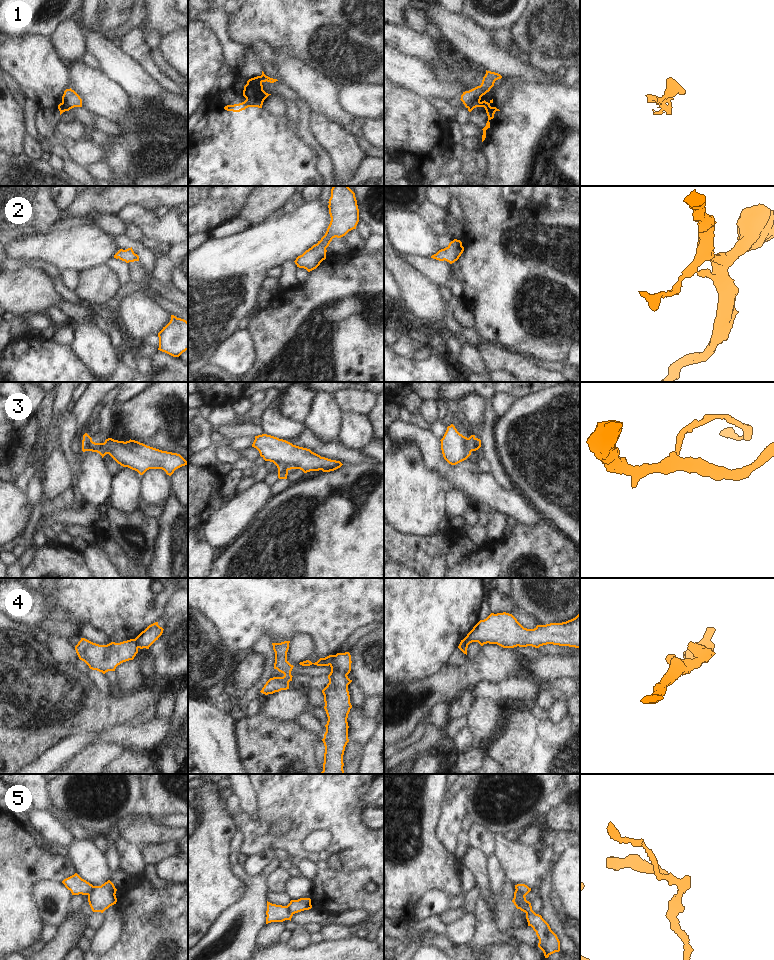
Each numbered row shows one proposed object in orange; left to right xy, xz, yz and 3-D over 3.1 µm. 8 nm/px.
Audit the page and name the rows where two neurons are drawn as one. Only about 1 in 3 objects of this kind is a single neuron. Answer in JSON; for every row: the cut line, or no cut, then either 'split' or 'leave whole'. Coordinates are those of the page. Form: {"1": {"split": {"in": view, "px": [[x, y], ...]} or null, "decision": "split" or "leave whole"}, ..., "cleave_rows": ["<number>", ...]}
{"1": {"split": {"in": "yz", "px": [[480, 102], [477, 102], [468, 109]]}, "decision": "split"}, "2": {"split": null, "decision": "leave whole"}, "3": {"split": {"in": "xy", "px": [[91, 440], [88, 448], [82, 450]]}, "decision": "split"}, "4": {"split": {"in": "xz", "px": [[334, 655], [329, 664]]}, "decision": "split"}, "5": {"split": {"in": "xy", "px": [[94, 886], [88, 895]]}, "decision": "split"}, "cleave_rows": ["1", "3", "4", "5"]}

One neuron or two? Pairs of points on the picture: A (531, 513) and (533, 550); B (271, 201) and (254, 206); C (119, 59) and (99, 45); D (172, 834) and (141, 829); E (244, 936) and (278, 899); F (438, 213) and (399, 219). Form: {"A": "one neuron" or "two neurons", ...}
{"A": "two neurons", "B": "one neuron", "C": "one neuron", "D": "one neuron", "E": "two neurons", "F": "two neurons"}

